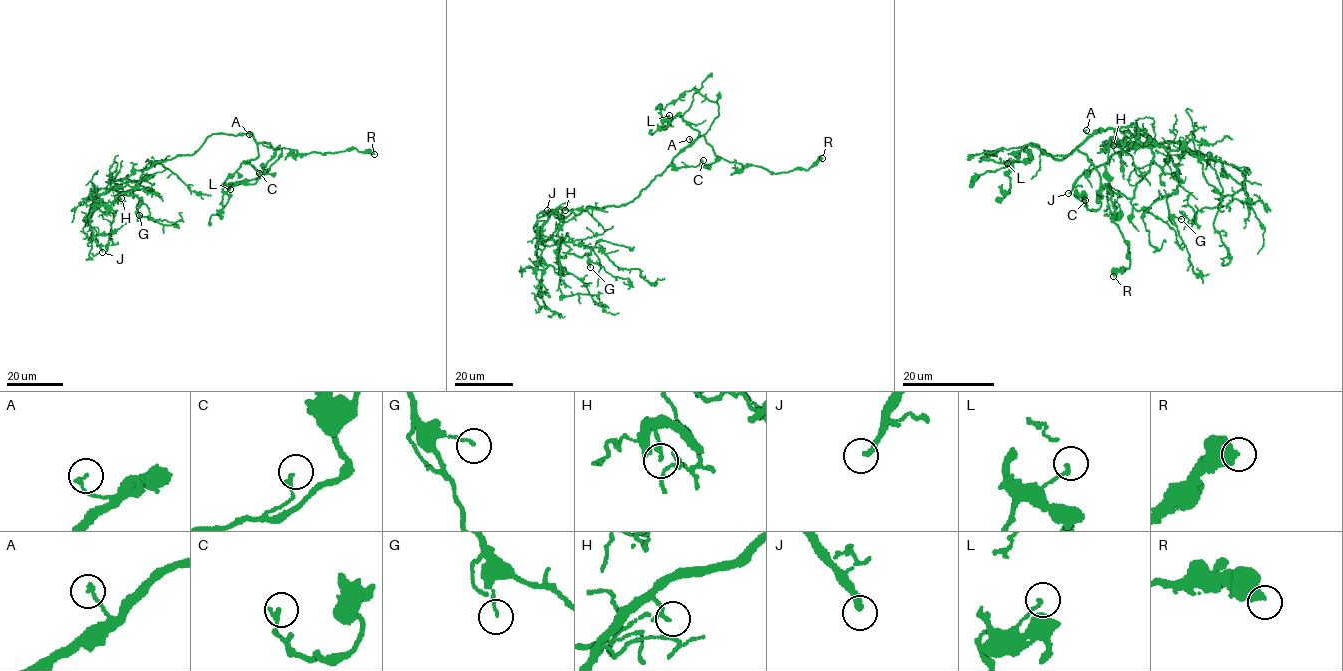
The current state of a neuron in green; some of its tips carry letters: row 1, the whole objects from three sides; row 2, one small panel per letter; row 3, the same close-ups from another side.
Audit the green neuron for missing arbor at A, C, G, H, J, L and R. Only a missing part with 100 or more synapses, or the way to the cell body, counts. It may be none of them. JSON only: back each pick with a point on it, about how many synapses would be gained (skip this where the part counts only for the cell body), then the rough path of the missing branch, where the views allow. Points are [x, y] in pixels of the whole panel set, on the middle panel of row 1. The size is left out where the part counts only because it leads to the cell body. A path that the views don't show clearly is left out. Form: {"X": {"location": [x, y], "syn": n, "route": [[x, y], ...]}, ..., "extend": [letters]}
{"J": {"location": [547, 210]}, "extend": ["J"]}

